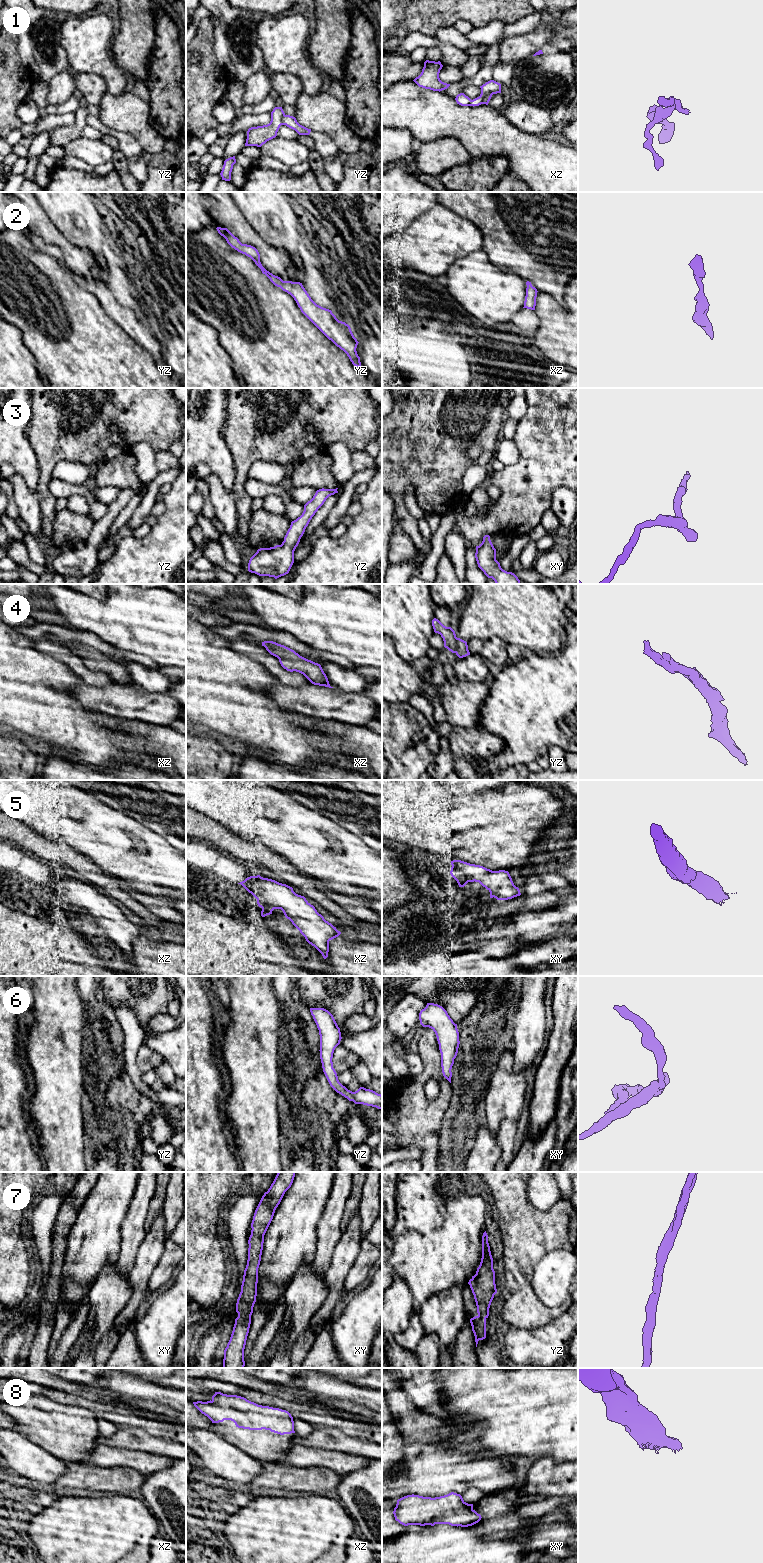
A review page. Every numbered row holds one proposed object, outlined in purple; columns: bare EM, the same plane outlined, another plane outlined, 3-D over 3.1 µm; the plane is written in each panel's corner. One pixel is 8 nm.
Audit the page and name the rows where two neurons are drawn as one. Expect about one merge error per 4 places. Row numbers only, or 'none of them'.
1

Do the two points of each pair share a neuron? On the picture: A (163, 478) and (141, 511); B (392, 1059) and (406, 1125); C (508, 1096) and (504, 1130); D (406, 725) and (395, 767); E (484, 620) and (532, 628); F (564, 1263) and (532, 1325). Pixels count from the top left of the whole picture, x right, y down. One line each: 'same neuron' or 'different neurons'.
A: same neuron
B: different neurons
C: different neurons
D: same neuron
E: same neuron
F: different neurons

